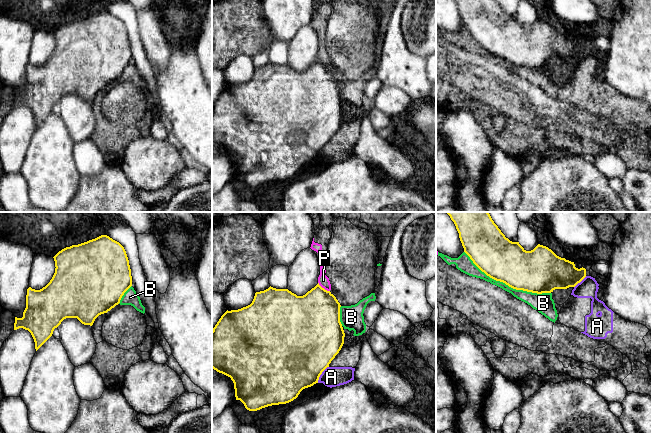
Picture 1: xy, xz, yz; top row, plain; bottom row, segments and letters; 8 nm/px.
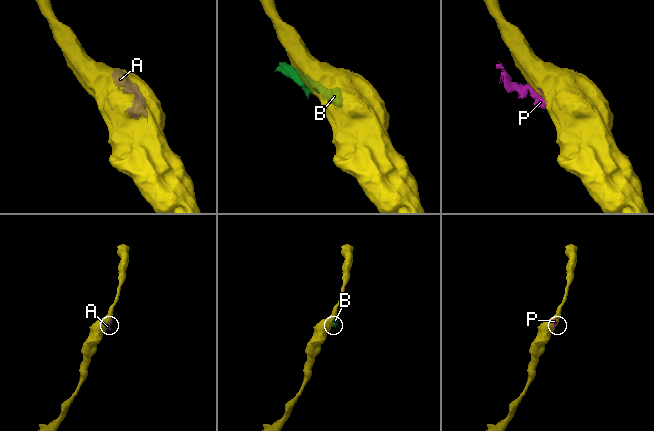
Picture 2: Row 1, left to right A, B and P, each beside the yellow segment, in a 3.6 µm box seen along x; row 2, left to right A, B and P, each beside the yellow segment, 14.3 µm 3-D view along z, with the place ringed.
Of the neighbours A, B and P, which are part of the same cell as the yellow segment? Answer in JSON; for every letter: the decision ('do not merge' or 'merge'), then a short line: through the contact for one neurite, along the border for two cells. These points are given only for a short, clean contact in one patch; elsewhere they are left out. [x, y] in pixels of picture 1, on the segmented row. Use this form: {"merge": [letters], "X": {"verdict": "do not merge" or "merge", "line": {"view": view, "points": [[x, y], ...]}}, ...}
{"merge": [], "A": {"verdict": "do not merge"}, "B": {"verdict": "do not merge"}, "P": {"verdict": "do not merge", "line": {"view": "xz", "points": [[318, 282], [329, 291]]}}}

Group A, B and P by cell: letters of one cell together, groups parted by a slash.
A B P

